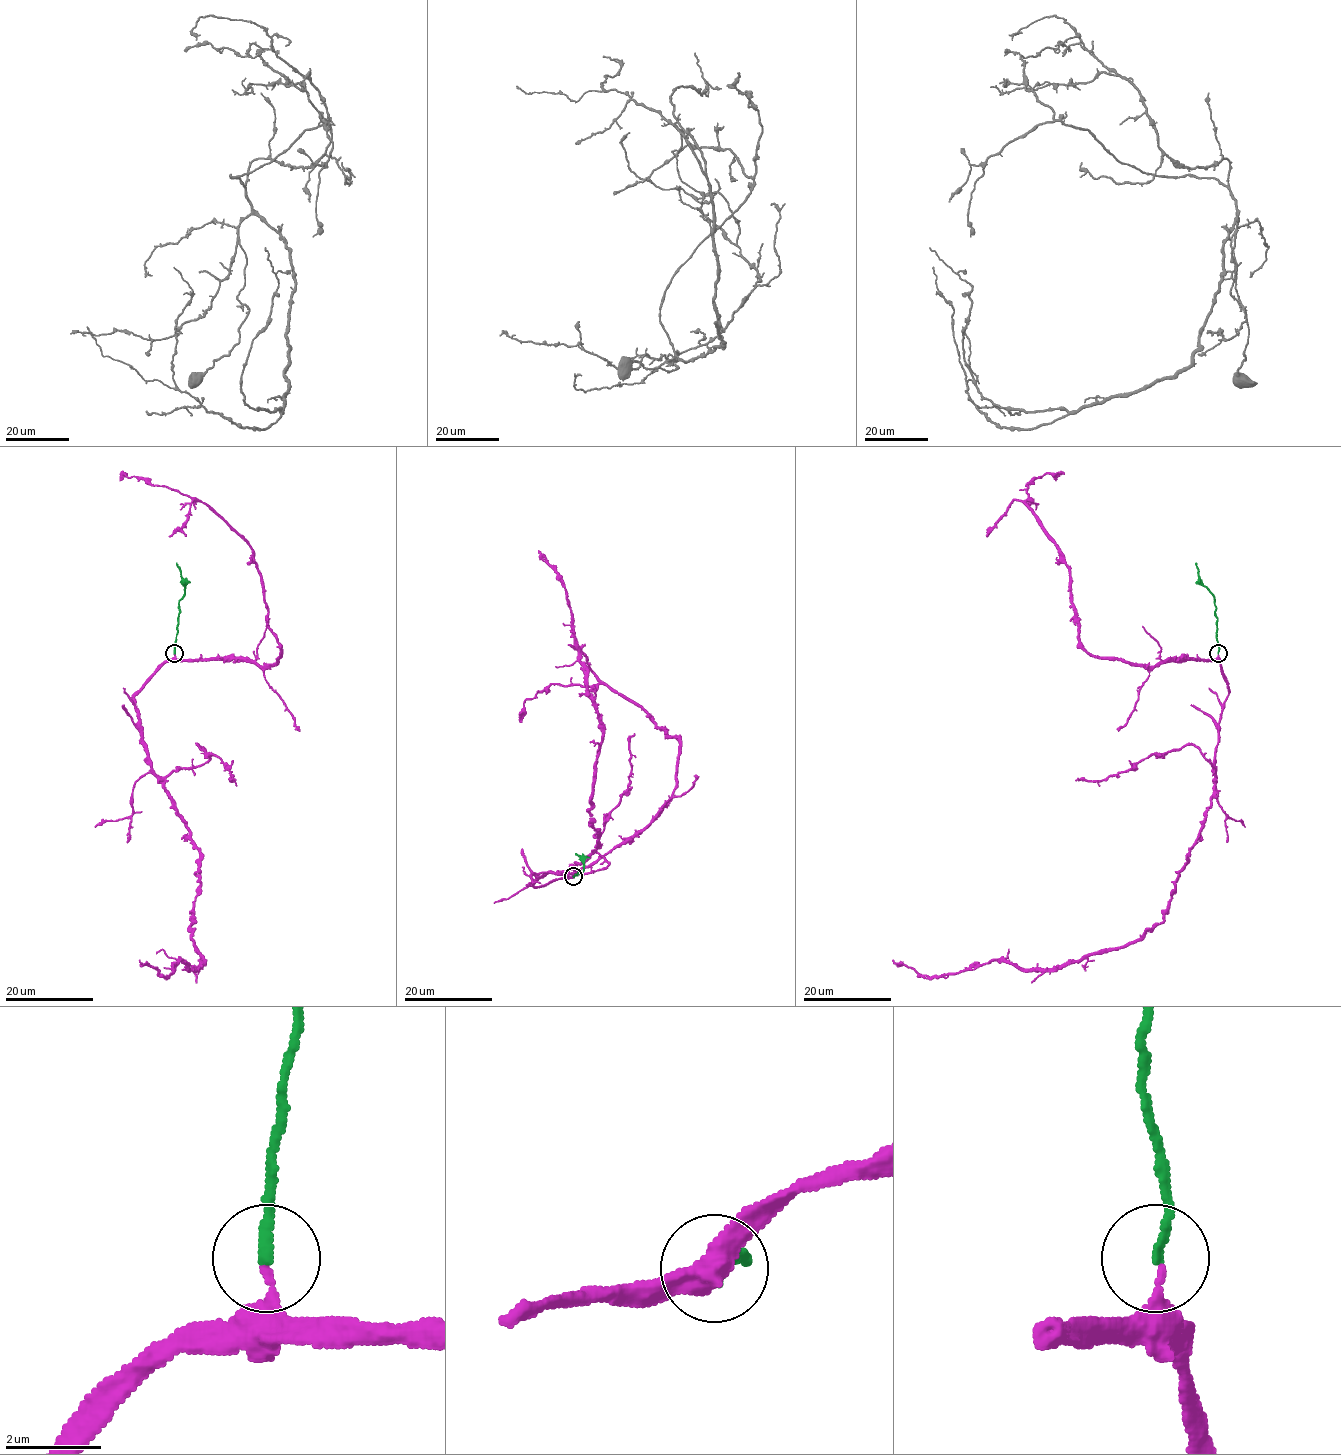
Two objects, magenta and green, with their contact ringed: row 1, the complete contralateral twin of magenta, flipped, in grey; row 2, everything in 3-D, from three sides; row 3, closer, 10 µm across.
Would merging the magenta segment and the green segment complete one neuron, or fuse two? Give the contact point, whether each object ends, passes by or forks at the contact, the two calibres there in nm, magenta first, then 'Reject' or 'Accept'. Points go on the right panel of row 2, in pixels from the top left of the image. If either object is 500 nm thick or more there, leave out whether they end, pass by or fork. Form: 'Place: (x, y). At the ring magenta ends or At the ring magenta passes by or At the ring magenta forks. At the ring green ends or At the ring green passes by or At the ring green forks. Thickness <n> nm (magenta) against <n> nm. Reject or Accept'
Place: (1218, 653). At the ring magenta ends. At the ring green ends. Thickness 170 nm (magenta) against 180 nm. Accept

